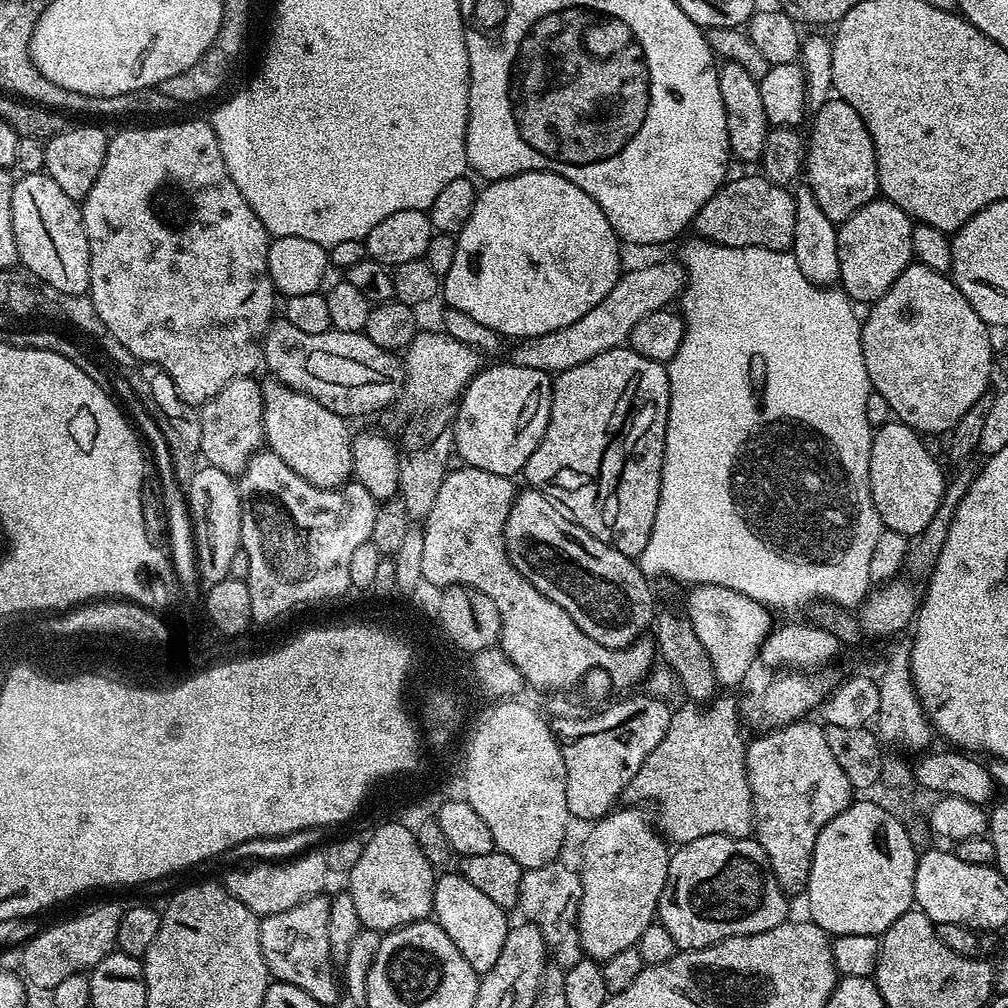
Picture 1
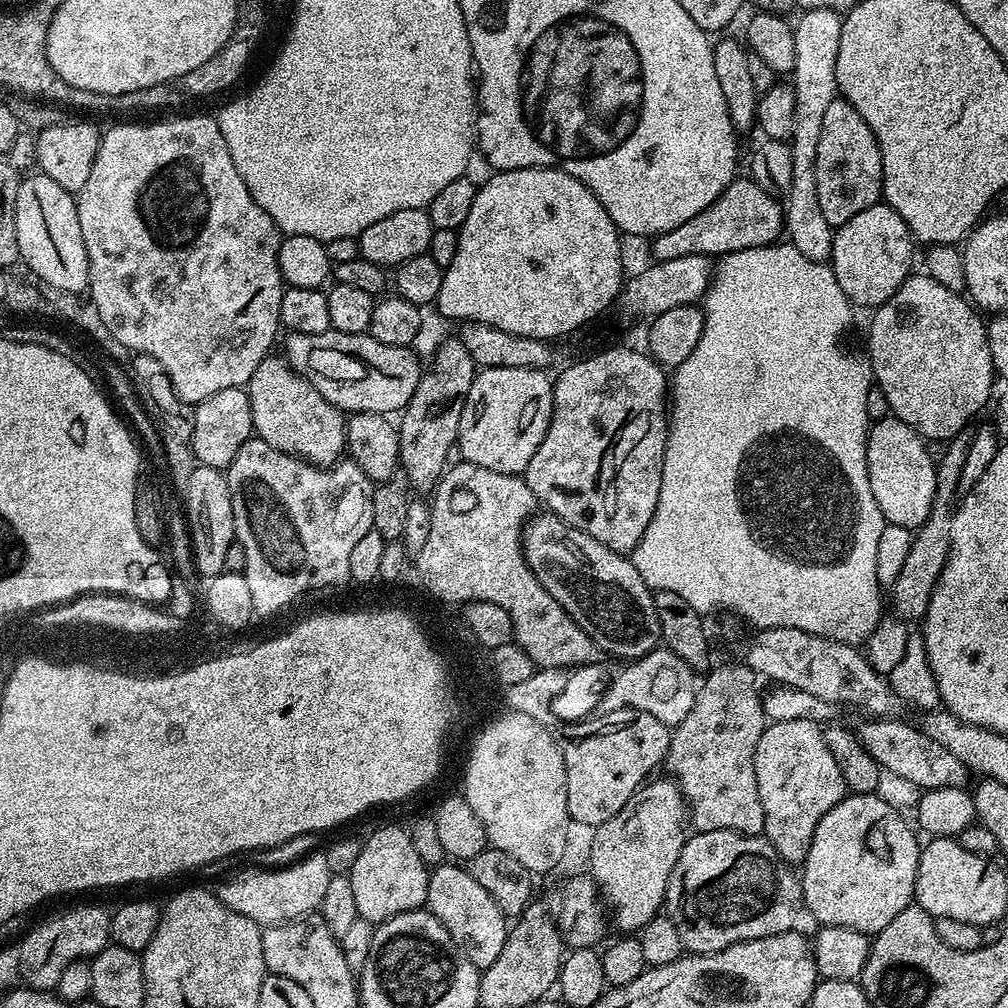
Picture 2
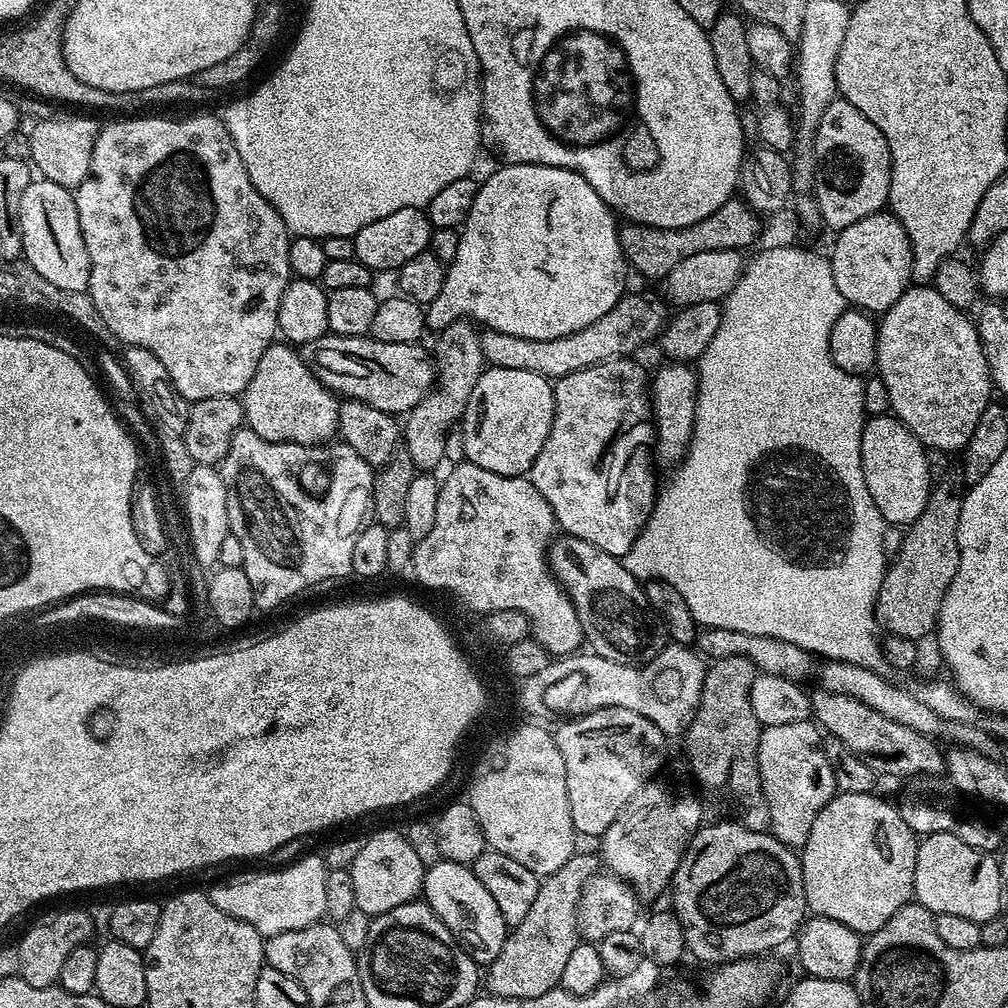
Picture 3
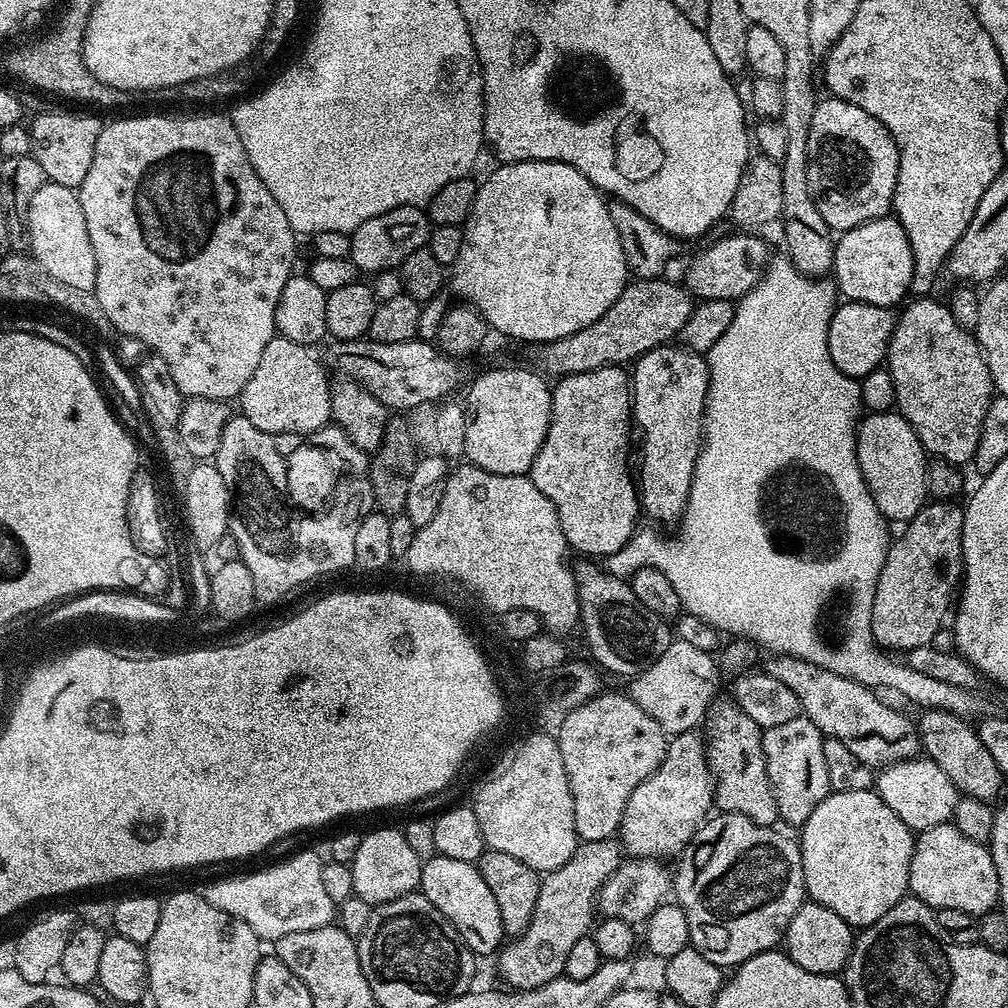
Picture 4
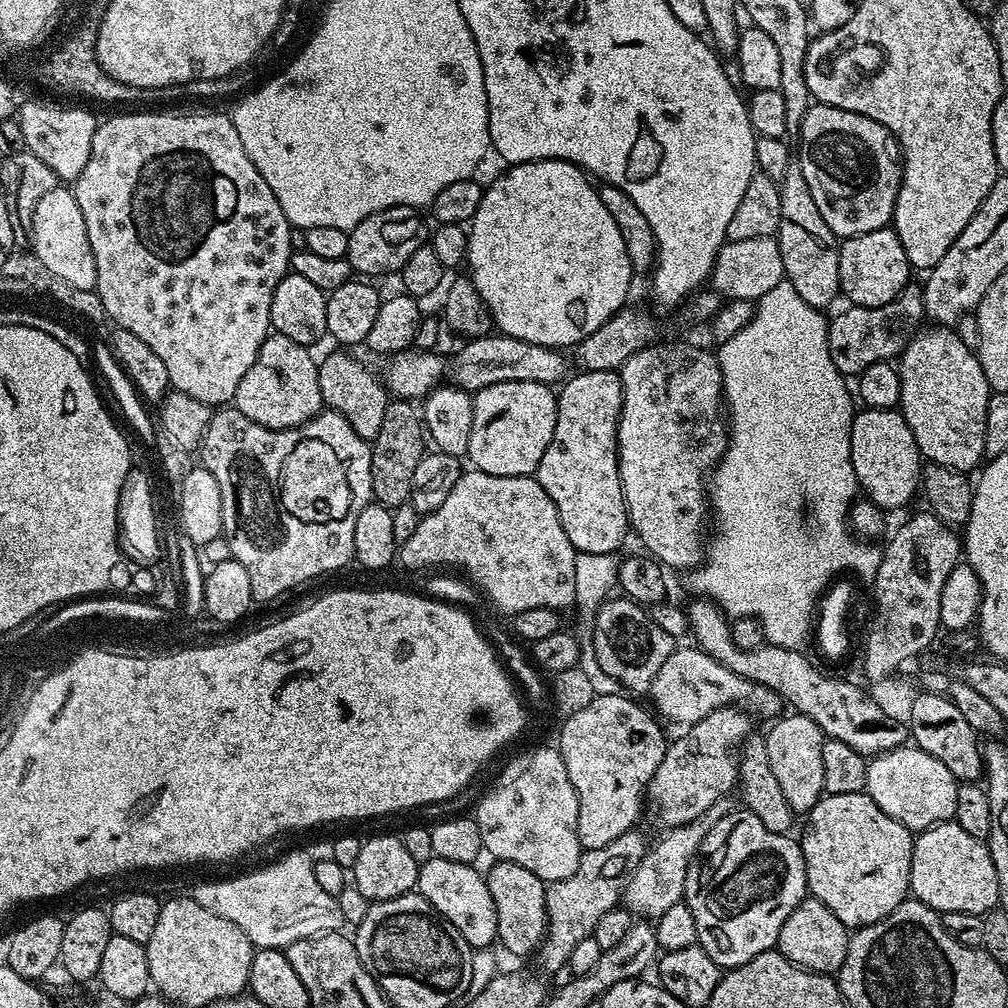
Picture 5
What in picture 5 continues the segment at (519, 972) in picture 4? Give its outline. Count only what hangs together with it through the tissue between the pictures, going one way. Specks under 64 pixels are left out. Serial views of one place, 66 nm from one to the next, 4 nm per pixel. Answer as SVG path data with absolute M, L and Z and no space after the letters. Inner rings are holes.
M633 830L606 842L606 846L585 848L580 853L578 870L570 878L553 880L546 888L546 914L548 931L544 941L534 953L534 961L544 972L564 972L568 966L570 953L582 938L592 935L598 918L621 903L626 874L630 874L642 862L646 851L644 836L639 830Z

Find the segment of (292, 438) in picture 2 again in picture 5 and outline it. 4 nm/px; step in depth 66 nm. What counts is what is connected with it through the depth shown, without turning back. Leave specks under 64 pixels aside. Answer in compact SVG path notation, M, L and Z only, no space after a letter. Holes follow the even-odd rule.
M272 332L262 342L262 346L258 350L258 358L254 358L254 366L250 366L250 370L246 370L246 378L242 378L242 382L238 382L234 407L242 414L246 414L246 418L250 418L250 422L258 422L267 428L297 428L298 425L305 424L306 421L320 415L325 405L322 392L319 390L318 360L308 352L311 351L305 345L290 342L290 338Z

